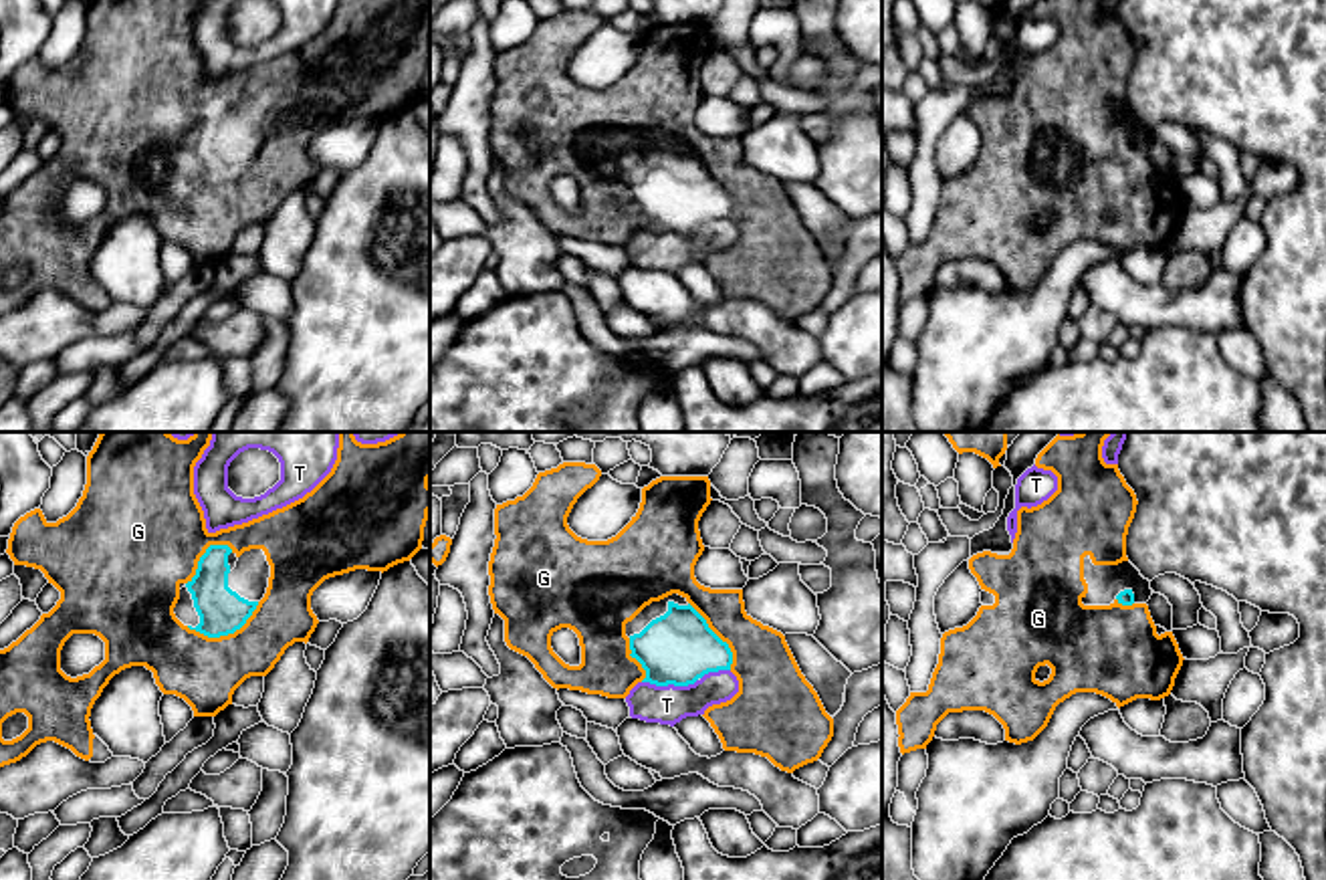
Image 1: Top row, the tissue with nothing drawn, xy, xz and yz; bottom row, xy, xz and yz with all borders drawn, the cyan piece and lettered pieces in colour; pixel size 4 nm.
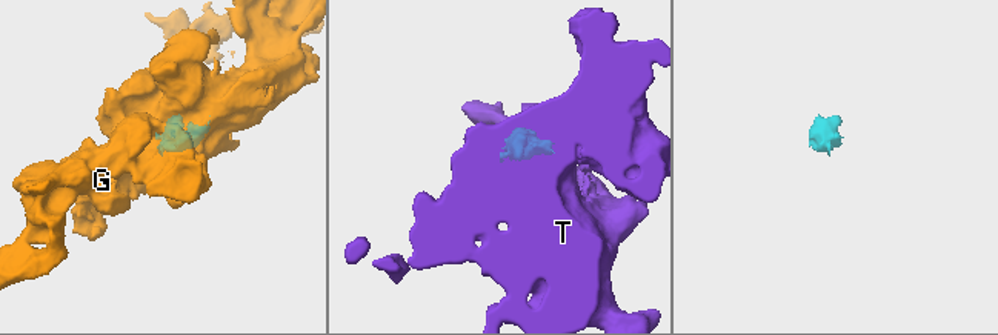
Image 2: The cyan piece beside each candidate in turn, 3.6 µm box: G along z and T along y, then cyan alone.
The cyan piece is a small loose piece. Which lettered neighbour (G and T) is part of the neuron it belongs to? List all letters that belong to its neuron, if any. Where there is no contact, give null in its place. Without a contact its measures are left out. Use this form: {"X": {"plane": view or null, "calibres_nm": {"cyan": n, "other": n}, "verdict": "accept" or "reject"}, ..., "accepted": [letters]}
{"G": {"plane": "xy", "calibres_nm": {"cyan": 180, "other": 280}, "verdict": "accept"}, "T": {"plane": "xz", "calibres_nm": {"cyan": 280, "other": 160}, "verdict": "reject"}, "accepted": ["G"]}

